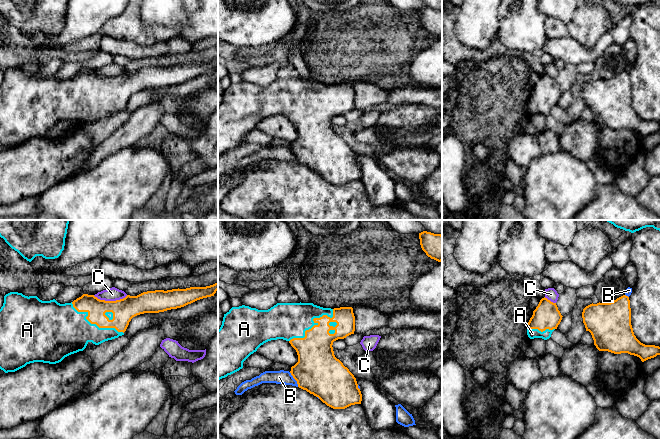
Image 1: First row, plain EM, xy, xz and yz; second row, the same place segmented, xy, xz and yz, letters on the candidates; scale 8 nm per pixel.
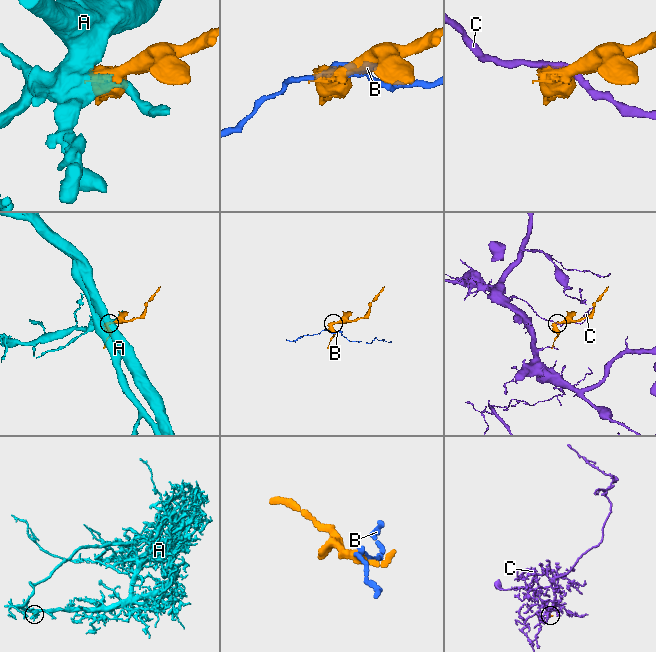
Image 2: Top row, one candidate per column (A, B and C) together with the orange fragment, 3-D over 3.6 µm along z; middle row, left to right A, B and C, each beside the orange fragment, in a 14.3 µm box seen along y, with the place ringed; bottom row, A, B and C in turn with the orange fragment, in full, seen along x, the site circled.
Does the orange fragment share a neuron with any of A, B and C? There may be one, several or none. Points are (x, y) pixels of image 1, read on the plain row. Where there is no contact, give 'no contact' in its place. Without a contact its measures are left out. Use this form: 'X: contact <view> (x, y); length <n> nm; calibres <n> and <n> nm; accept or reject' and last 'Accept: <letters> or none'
A: contact xz (314, 98); length 440 nm; calibres 280 and 300 nm; accept
B: contact xz (294, 154); length 140 nm; calibres 360 and 110 nm; reject
C: contact xy (110, 77); length 280 nm; calibres 180 and 110 nm; reject
Accept: A

